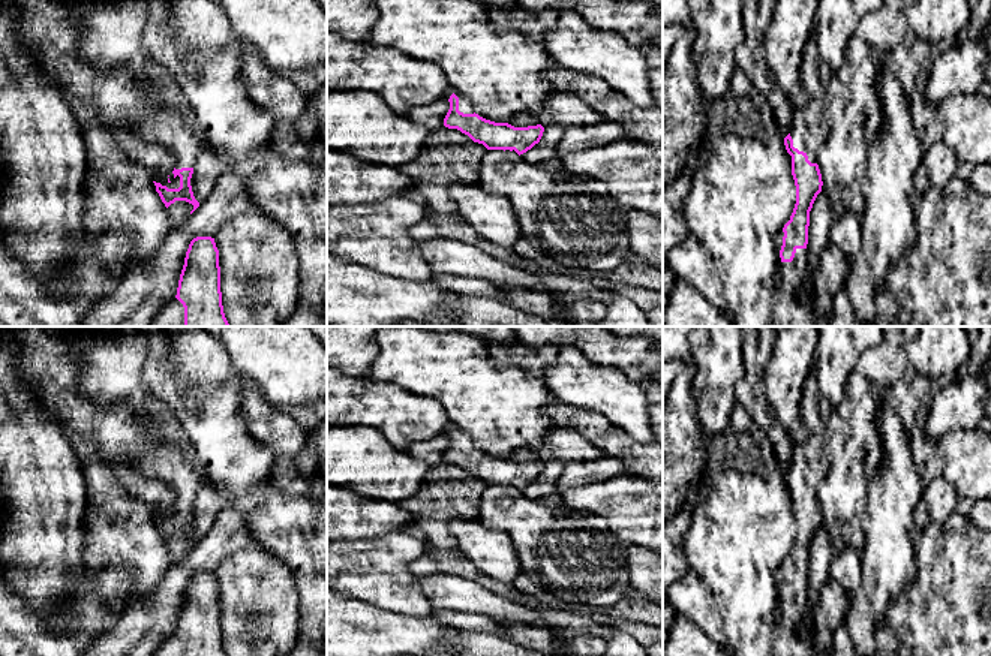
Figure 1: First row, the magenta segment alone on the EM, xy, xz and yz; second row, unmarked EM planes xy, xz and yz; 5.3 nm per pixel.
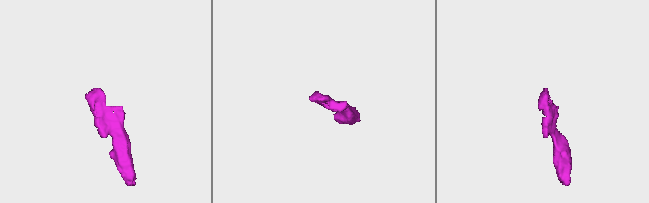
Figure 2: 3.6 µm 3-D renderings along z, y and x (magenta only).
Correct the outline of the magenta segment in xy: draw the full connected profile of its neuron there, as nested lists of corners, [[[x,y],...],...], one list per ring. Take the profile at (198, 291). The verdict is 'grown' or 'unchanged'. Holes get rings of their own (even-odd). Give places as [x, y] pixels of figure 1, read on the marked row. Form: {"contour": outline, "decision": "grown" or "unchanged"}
{"contour": [[[196,237],[190,241],[177,295],[156,313],[151,327],[229,327],[222,306],[214,238]]], "decision": "grown"}

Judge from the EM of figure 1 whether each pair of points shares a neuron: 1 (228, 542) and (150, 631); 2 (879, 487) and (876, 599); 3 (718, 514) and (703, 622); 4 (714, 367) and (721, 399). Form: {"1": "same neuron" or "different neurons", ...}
{"1": "same neuron", "2": "same neuron", "3": "different neurons", "4": "same neuron"}

